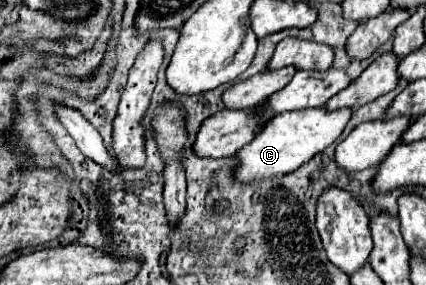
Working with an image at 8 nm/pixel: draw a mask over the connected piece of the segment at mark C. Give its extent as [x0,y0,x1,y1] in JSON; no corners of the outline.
[234,106,352,182]

